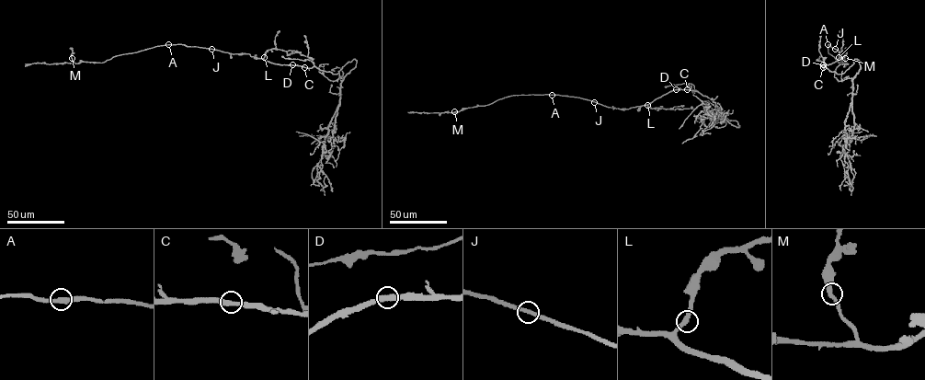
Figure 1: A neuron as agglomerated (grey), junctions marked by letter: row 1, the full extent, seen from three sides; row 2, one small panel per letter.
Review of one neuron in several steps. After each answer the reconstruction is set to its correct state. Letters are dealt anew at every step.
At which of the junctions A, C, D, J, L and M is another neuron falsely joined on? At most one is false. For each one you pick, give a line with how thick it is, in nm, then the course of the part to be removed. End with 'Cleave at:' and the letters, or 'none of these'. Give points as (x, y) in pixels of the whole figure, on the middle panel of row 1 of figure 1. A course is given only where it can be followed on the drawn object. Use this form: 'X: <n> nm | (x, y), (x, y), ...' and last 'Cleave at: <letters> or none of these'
Cleave at: none of these

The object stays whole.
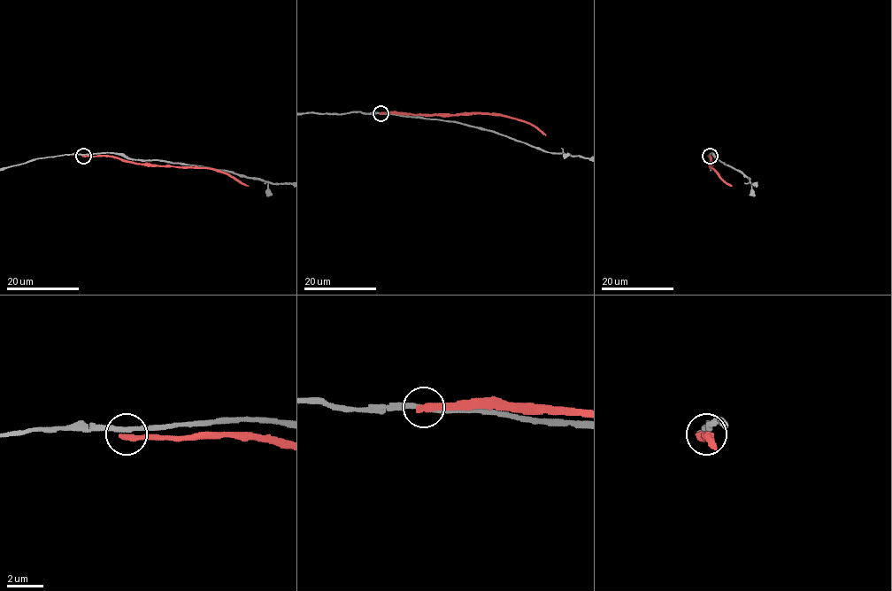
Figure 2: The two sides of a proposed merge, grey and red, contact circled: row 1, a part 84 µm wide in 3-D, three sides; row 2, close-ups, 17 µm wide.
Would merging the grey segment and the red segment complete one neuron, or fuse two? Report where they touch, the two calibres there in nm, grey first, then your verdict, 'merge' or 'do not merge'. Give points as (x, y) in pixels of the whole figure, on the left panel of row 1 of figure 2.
at (83, 156); 260 nm thick on the grey side, 380 nm on the other; do not merge

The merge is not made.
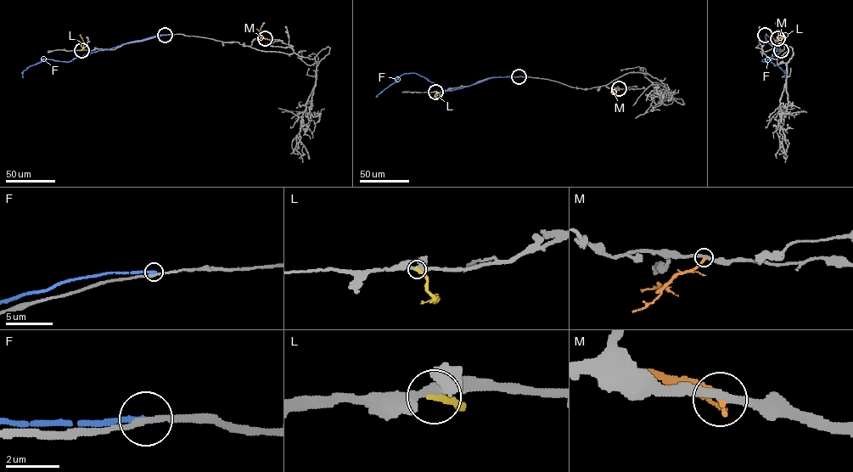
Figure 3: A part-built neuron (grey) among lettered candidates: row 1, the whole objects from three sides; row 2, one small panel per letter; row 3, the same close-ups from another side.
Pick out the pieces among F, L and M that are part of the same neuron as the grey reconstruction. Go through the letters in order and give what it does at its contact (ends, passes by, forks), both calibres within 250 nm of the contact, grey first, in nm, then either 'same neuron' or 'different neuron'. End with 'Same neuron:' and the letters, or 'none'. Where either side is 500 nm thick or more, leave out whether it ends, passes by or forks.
F: it ends there; 190 nm thick on the grey side, 240 nm on the other; different neuron
L: it ends there; 360 nm thick on the grey side, 280 nm on the other; different neuron
M: it ends there; 280 nm thick on the grey side, 240 nm on the other; different neuron
Same neuron: none

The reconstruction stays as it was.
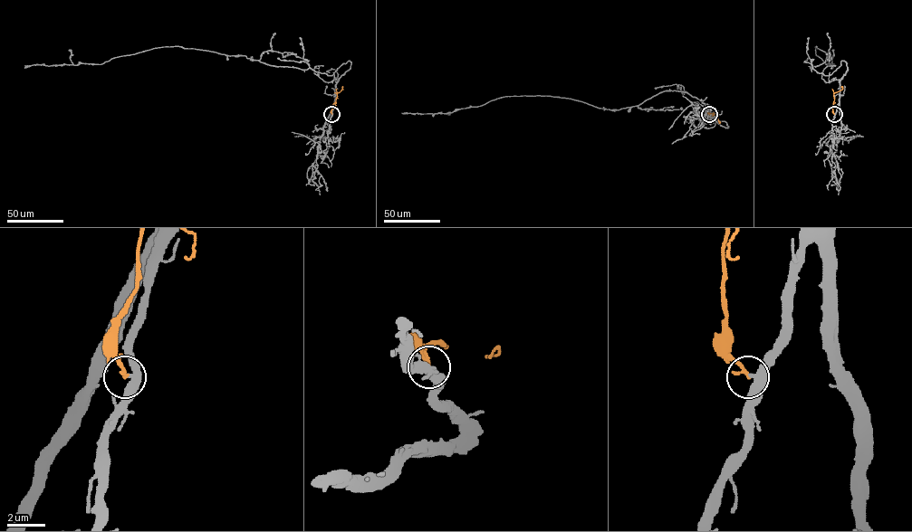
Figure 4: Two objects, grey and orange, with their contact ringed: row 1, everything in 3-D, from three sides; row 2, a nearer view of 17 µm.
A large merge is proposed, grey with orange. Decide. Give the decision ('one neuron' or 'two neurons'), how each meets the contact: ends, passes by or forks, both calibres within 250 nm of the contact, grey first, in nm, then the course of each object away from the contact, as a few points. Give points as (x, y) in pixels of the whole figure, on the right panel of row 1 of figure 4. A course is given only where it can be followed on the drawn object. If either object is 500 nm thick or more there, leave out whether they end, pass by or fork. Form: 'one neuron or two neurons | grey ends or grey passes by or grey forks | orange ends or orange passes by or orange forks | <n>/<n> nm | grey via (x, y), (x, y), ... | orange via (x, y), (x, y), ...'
one neuron | grey passes by | orange ends | 340/200 nm | grey via (834, 114), (846, 62), (842, 61), (829, 75), (811, 70), (830, 55), (816, 46), (816, 55), (833, 68) | orange via (834, 114), (833, 93), (841, 87)

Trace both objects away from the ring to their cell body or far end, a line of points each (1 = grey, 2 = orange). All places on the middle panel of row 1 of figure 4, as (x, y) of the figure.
1: (709, 115), (727, 128), (698, 99), (677, 90), (619, 109), (525, 95), (446, 113), (401, 113)
2: (709, 115), (715, 114), (720, 121)

